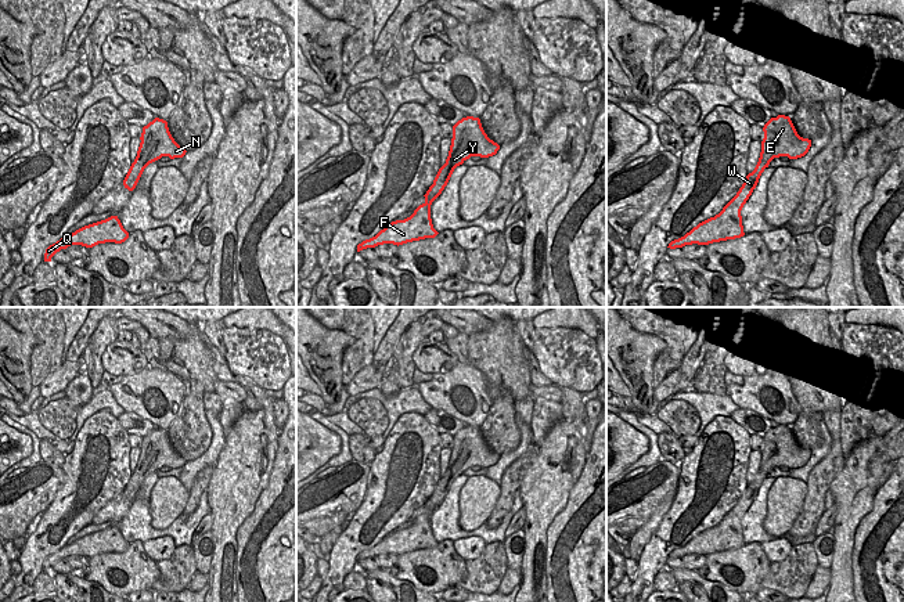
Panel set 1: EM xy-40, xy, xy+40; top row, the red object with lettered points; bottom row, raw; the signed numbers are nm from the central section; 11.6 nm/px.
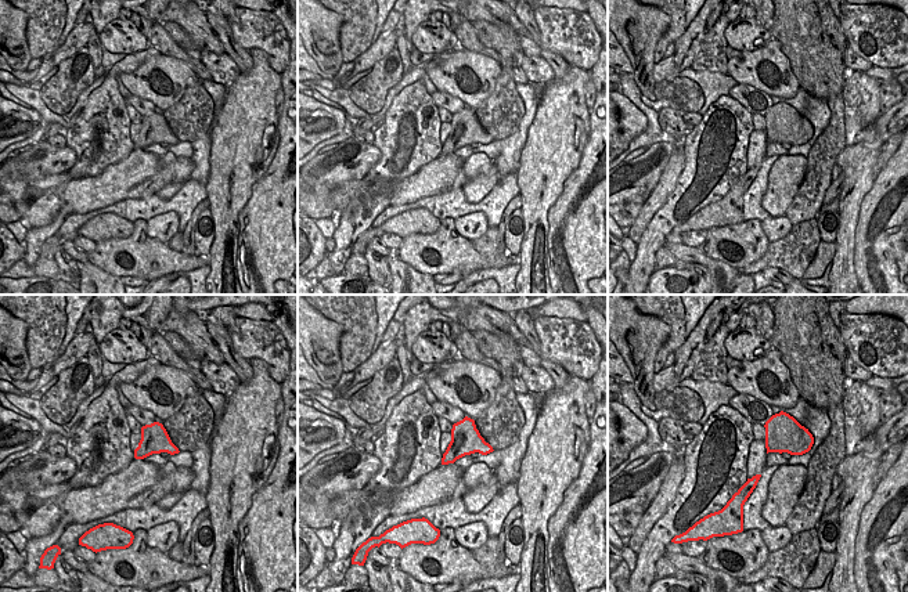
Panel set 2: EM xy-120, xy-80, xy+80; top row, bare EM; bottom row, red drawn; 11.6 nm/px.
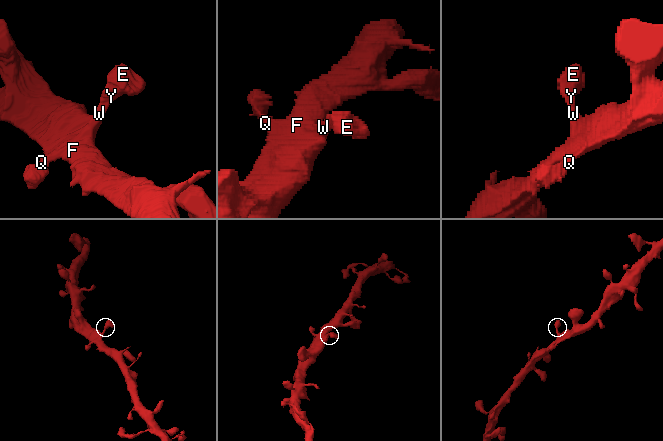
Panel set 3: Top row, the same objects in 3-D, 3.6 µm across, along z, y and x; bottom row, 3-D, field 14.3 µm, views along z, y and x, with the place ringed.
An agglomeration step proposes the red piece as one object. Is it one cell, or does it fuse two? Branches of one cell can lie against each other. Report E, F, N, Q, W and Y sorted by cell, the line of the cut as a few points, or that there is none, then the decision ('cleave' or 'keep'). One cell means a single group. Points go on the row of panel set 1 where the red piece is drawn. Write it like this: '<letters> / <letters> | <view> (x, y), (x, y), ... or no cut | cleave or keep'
E F N Q W Y | no cut | keep

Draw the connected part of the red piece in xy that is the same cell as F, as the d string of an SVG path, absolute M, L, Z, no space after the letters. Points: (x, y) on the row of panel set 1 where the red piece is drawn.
M467 116L453 126L453 138L446 163L439 169L433 184L426 191L425 202L414 213L396 220L381 230L375 237L357 245L357 252L383 244L403 245L425 238L435 238L439 232L433 228L431 205L447 185L454 169L471 156L489 158L497 154L500 145L485 133L480 119Z

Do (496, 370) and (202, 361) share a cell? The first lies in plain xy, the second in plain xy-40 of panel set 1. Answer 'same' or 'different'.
same

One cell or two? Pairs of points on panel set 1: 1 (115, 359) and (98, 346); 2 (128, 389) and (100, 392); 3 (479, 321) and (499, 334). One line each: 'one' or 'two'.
1: two
2: two
3: two

